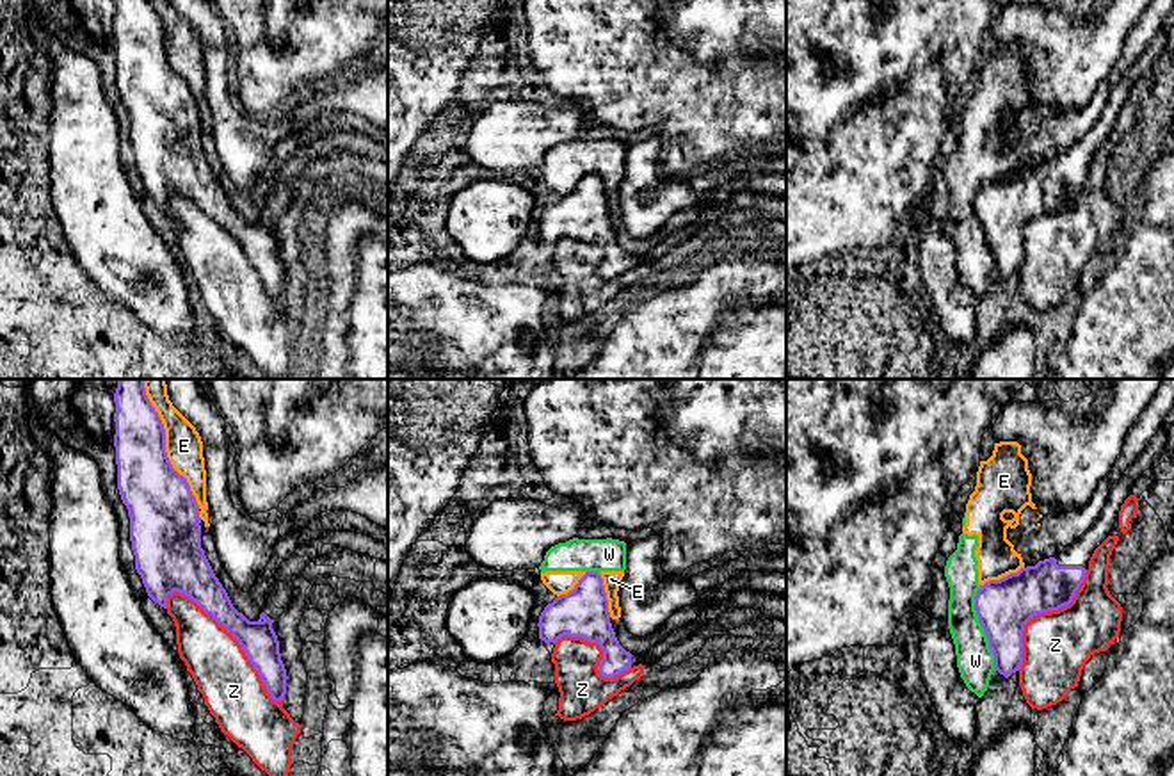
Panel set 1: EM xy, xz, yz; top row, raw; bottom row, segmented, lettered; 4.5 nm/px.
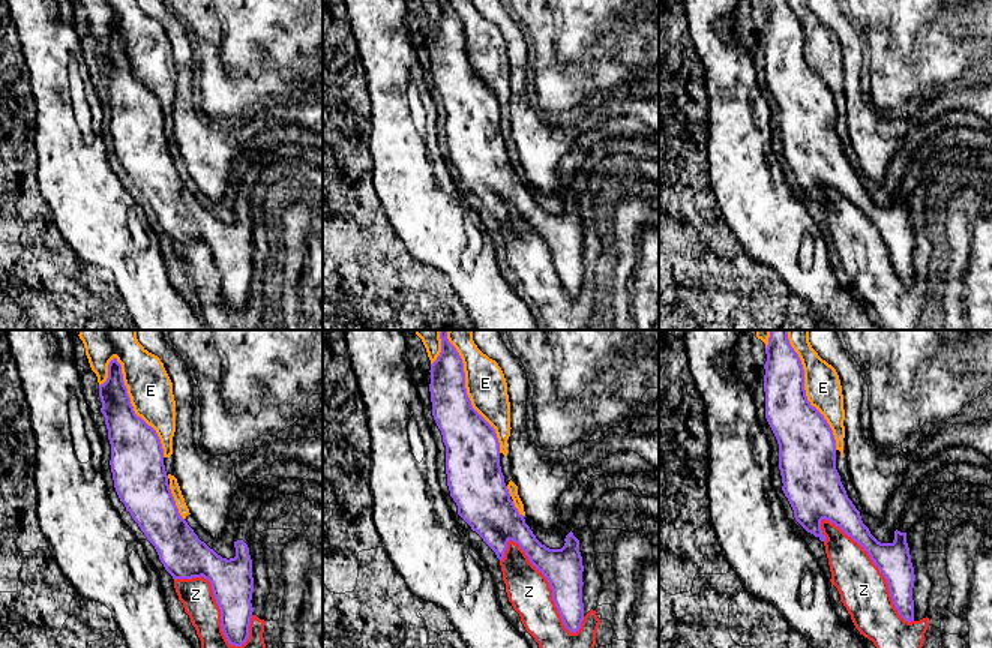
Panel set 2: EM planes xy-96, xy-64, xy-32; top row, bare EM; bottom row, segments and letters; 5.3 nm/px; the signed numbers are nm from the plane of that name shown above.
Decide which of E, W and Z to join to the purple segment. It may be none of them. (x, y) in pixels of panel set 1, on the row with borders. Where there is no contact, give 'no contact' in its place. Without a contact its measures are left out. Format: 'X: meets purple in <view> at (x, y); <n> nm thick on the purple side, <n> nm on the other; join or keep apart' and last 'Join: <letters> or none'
E: meets purple in xy at (164, 444); 300 nm thick on the purple side, 170 nm on the other; keep apart
W: meets purple in yz at (982, 627); 240 nm thick on the purple side, 170 nm on the other; keep apart
Z: meets purple in xy at (233, 636); 160 nm thick on the purple side, 280 nm on the other; keep apart
Join: none

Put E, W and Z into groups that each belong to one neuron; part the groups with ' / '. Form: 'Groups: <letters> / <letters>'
Groups: E W / Z

